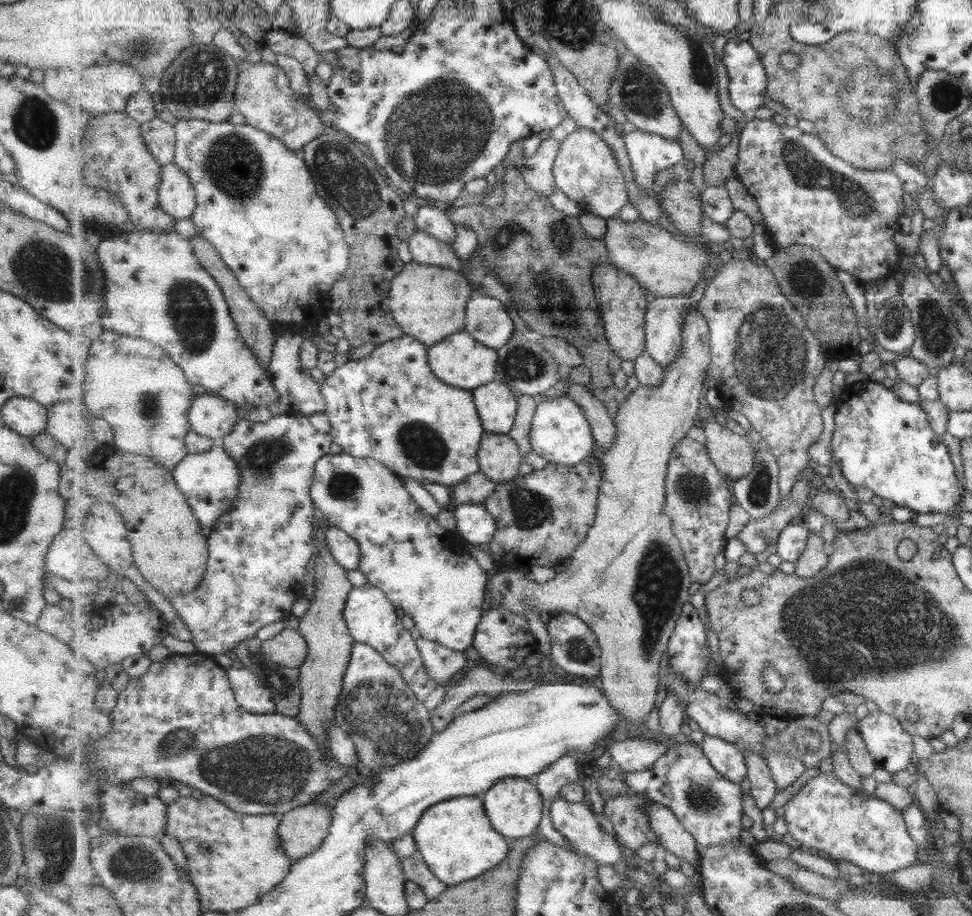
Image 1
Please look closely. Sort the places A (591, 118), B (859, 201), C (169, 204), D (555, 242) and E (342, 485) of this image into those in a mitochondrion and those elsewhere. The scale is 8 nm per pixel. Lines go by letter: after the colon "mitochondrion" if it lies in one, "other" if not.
A: other
B: mitochondrion
C: other
D: mitochondrion
E: mitochondrion

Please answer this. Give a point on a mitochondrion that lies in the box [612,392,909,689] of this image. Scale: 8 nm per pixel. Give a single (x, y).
(659, 581)

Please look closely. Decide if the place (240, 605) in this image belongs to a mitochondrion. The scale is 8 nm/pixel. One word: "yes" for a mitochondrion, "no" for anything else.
no

